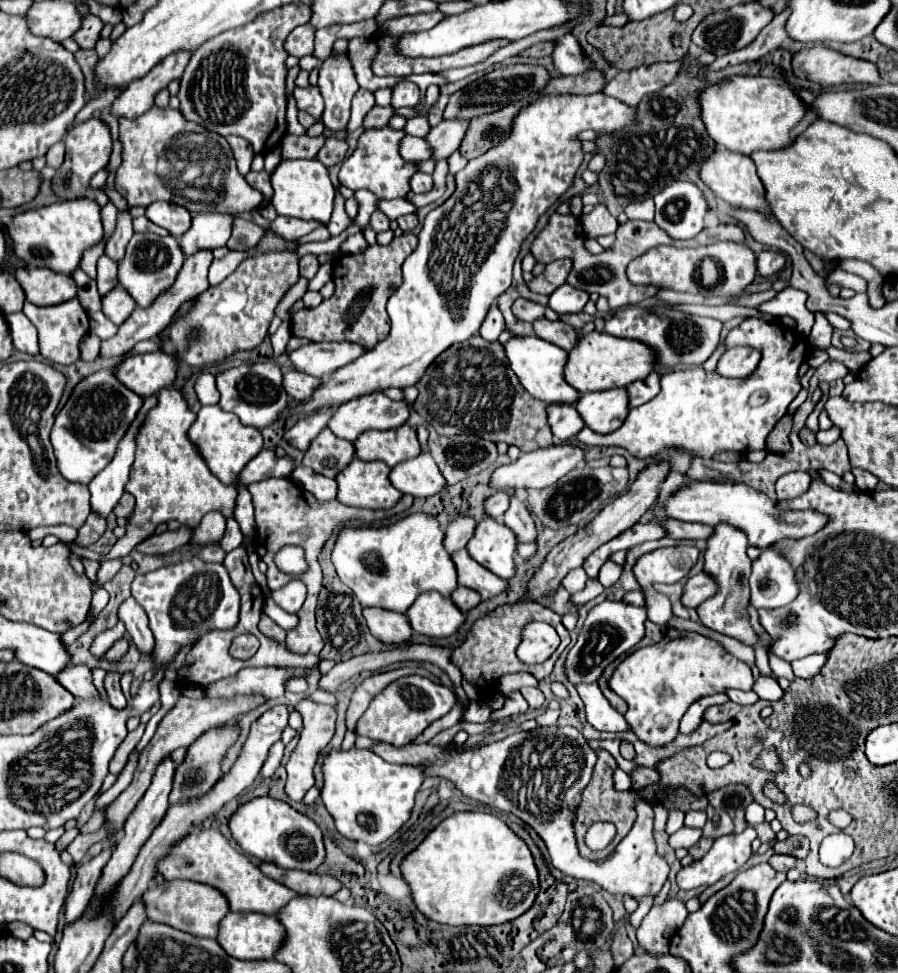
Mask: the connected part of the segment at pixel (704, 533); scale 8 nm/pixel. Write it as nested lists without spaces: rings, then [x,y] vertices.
[[[667,520],[665,530],[671,538],[677,540],[707,540],[709,534],[713,534],[713,528],[705,524],[695,524],[695,522],[681,522],[681,520]]]

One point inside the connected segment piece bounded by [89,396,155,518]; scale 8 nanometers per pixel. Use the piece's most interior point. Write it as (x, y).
(107, 487)

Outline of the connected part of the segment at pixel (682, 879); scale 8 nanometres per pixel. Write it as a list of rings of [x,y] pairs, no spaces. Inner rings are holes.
[[[745,828],[745,832],[737,836],[719,836],[701,860],[695,860],[691,866],[677,872],[677,886],[681,890],[703,888],[737,872],[751,858],[751,842],[755,838],[757,832],[753,828]]]

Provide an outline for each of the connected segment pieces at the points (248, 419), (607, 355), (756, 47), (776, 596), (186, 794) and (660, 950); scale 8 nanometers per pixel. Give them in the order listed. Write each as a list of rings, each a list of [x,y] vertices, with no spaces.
[[[277,360],[257,362],[251,366],[235,366],[219,374],[217,390],[221,394],[219,406],[225,412],[233,412],[245,426],[265,428],[277,420],[277,414],[287,406],[287,392],[281,386],[281,370]]]
[[[591,332],[577,340],[577,346],[567,354],[565,364],[565,382],[579,392],[593,392],[593,390],[609,390],[629,386],[635,380],[641,380],[653,372],[653,352],[637,342],[615,338],[605,332]]]
[[[785,8],[781,14],[777,14],[773,18],[771,24],[767,24],[761,34],[745,48],[741,50],[733,50],[729,54],[725,54],[723,58],[715,60],[709,68],[711,70],[719,70],[719,68],[727,68],[727,66],[733,66],[733,64],[741,64],[741,62],[753,62],[753,60],[759,60],[761,56],[773,52],[775,48],[779,48],[783,44],[783,40],[787,40],[787,30],[785,30],[785,22],[789,18],[789,8]]]
[[[765,548],[757,560],[753,560],[751,606],[781,608],[793,602],[799,594],[797,570],[789,564],[789,558],[775,548]]]
[[[233,724],[233,726],[215,726],[215,728],[209,728],[205,734],[201,734],[197,738],[197,742],[193,742],[187,748],[187,756],[185,756],[183,764],[179,764],[175,768],[173,790],[169,794],[169,802],[171,804],[187,800],[187,798],[193,798],[193,796],[201,796],[201,794],[209,792],[215,786],[215,782],[223,776],[221,760],[225,758],[227,750],[237,742],[239,732],[241,732],[241,728],[237,724]]]
[[[677,898],[665,900],[659,906],[653,906],[637,930],[639,948],[643,948],[647,954],[655,954],[655,956],[667,954],[669,942],[663,938],[663,930],[667,926],[679,928],[685,922],[685,918],[687,918],[687,908]]]

